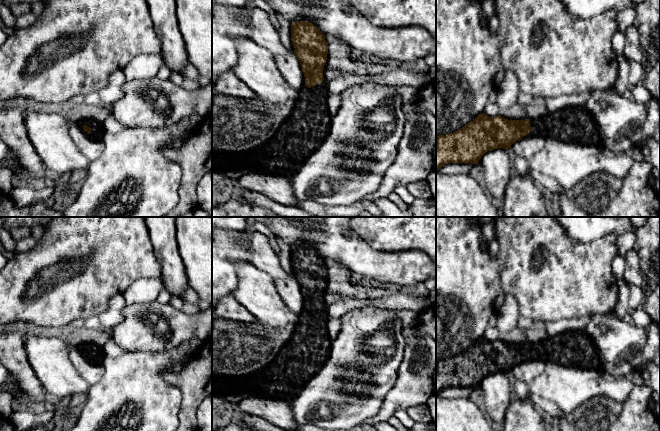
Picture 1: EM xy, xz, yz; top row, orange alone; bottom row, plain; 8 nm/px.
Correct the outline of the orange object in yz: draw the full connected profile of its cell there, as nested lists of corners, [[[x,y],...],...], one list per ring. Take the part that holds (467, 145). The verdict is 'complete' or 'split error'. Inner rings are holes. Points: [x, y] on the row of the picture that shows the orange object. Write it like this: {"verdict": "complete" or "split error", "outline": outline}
{"verdict": "split error", "outline": [[[569,106],[553,113],[541,110],[530,119],[524,120],[508,120],[501,116],[489,117],[482,113],[457,131],[436,136],[436,172],[448,163],[478,164],[486,152],[497,148],[509,150],[512,144],[521,140],[531,131],[544,139],[552,138],[596,148],[601,147],[600,129],[584,106]]]}

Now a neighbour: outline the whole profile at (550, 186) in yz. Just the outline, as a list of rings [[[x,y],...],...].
[[[543,176],[540,186],[552,199],[555,199],[561,191],[565,190],[554,178],[550,176]]]

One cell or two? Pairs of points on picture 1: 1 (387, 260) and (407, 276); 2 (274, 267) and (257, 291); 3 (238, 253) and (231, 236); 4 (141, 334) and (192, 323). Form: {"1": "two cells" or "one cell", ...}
{"1": "one cell", "2": "two cells", "3": "one cell", "4": "one cell"}

